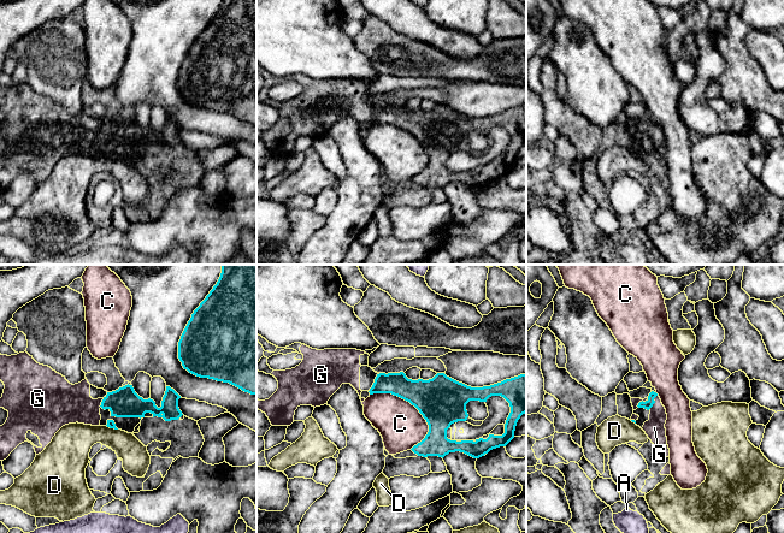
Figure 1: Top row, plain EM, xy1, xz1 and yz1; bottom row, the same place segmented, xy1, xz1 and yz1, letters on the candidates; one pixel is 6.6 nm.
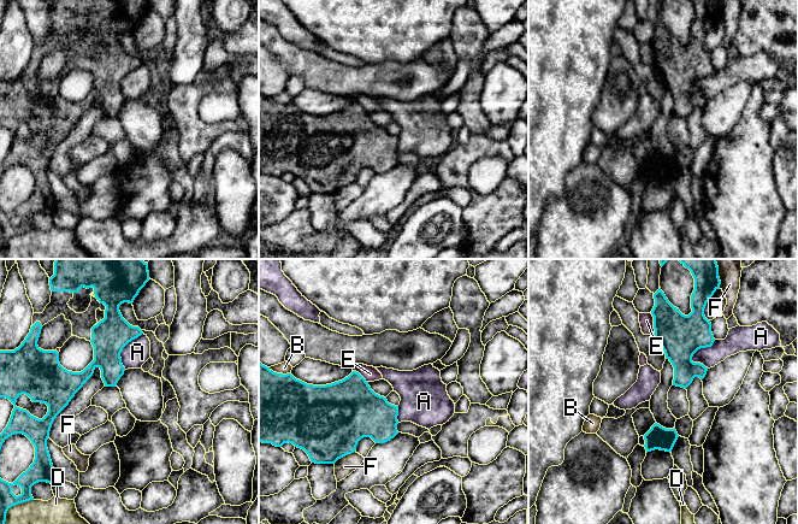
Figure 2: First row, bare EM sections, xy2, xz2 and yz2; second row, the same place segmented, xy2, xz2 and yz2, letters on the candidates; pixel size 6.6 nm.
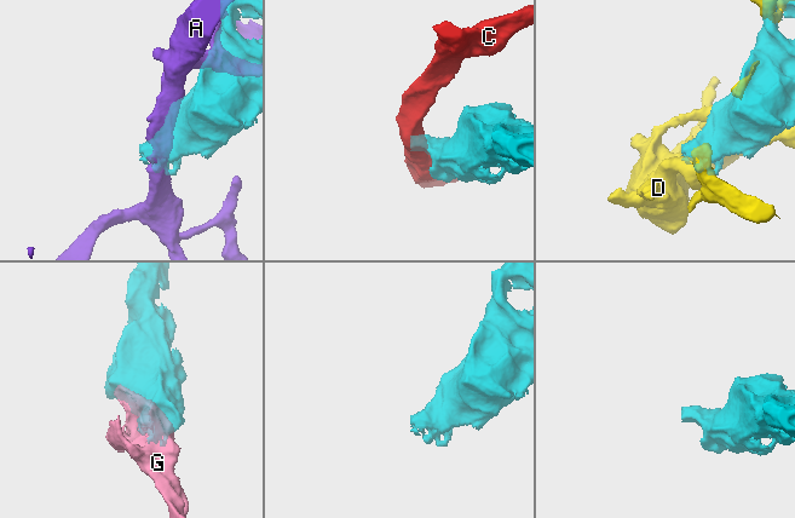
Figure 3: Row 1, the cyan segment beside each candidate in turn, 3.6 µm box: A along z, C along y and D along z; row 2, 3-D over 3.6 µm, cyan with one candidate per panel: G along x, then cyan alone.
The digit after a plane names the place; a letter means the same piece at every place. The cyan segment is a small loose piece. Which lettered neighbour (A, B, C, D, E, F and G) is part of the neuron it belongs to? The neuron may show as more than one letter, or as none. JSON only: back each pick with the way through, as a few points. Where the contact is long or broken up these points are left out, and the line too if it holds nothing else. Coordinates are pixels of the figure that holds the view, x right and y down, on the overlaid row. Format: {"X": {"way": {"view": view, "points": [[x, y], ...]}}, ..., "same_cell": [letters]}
{"G": {"way": {"view": "yz1", "points": [[647, 404], [654, 402], [654, 427]]}}, "same_cell": ["G"]}

